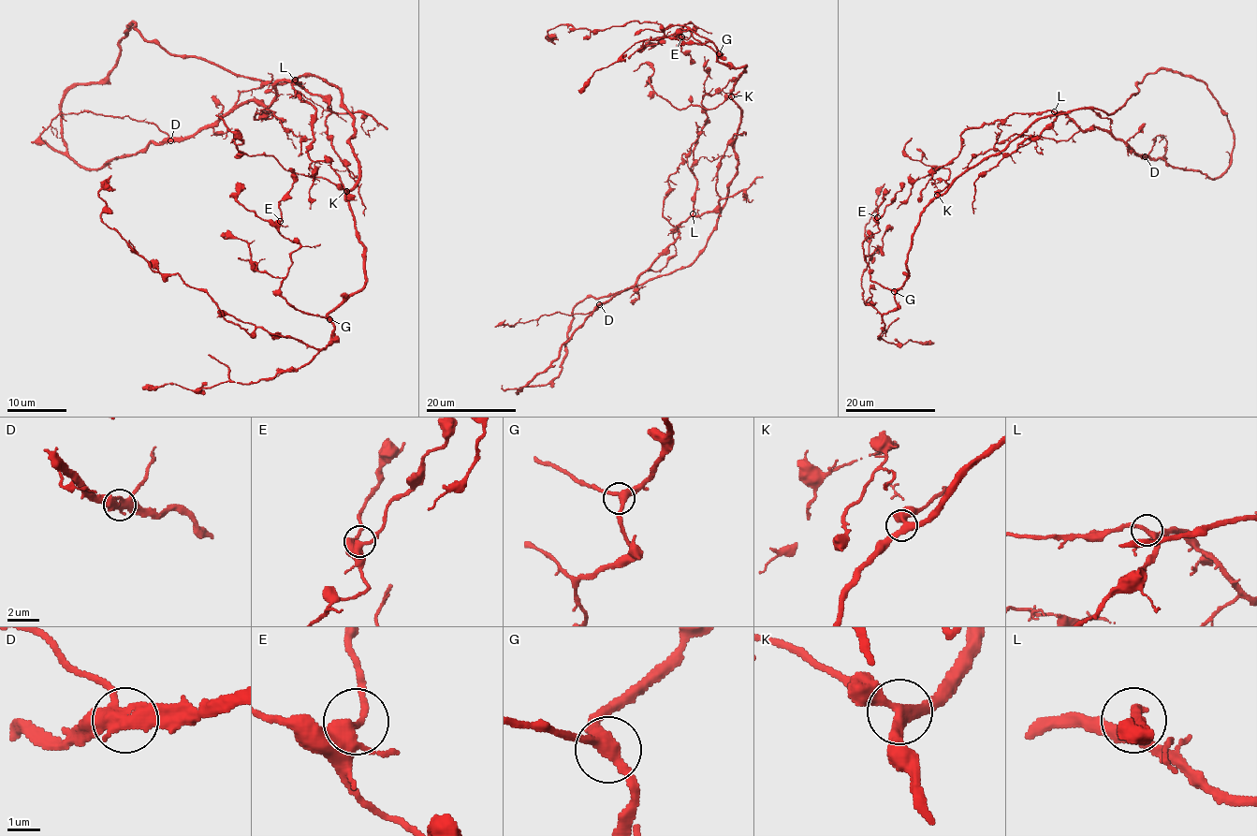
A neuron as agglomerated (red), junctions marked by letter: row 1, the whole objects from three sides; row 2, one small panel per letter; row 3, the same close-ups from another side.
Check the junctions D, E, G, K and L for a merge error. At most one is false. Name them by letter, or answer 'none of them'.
none of them

